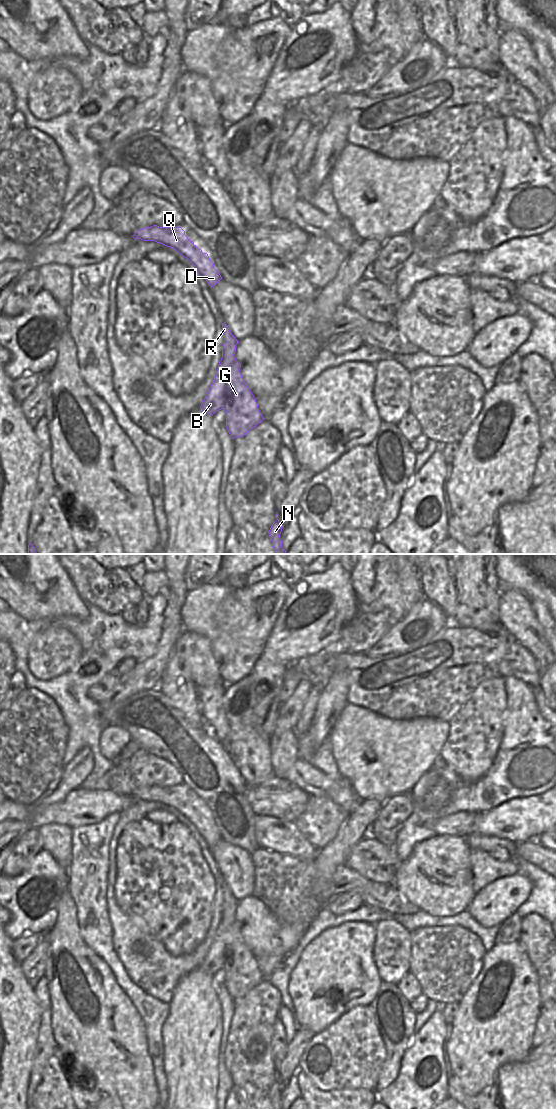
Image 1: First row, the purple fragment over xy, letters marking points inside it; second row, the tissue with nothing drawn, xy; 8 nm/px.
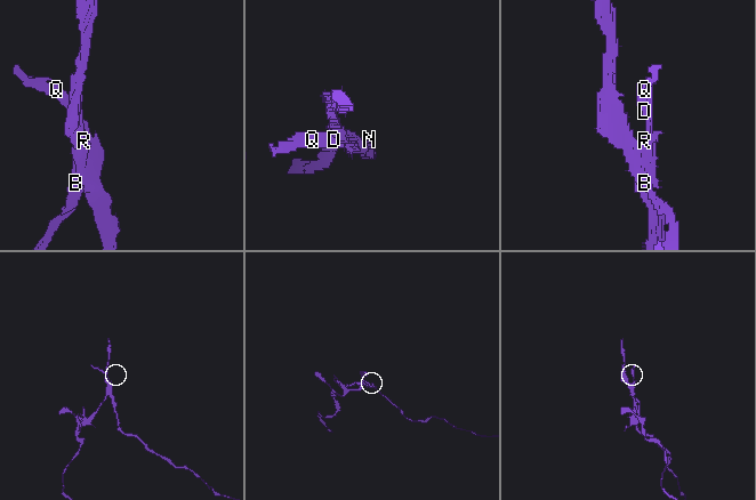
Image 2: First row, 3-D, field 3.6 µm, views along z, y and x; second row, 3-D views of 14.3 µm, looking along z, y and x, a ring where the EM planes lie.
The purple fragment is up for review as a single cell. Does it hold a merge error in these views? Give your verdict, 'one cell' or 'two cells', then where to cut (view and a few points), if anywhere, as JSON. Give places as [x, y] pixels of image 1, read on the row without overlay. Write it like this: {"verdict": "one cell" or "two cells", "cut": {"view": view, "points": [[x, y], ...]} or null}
{"verdict": "two cells", "cut": {"view": "xy", "points": [[236, 921], [223, 936], [225, 942], [223, 968]]}}

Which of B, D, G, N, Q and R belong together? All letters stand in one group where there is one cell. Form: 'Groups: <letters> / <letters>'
Groups: B / D G N Q R.

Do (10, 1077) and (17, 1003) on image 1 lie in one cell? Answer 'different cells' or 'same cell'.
same cell

